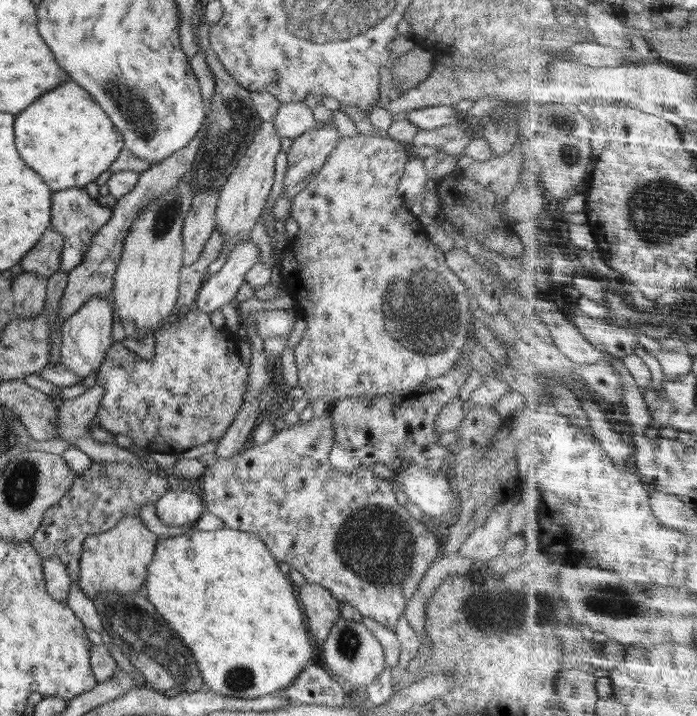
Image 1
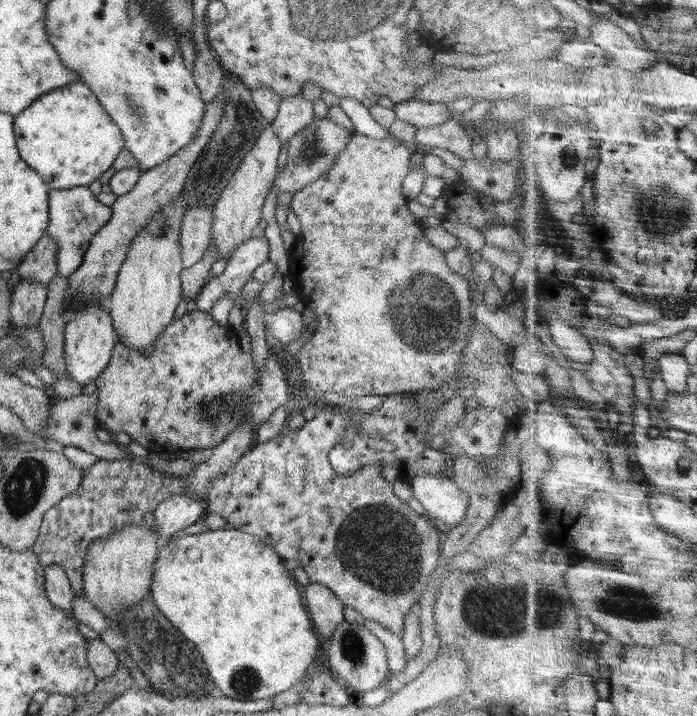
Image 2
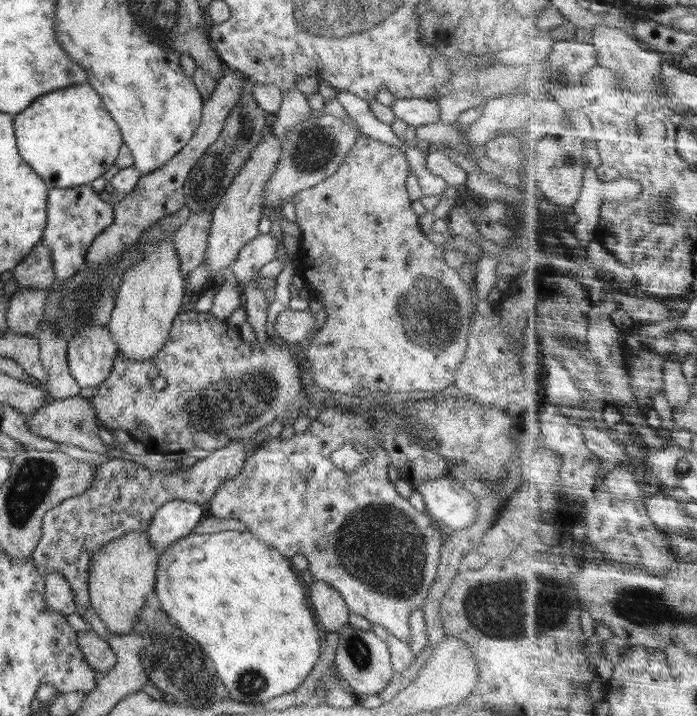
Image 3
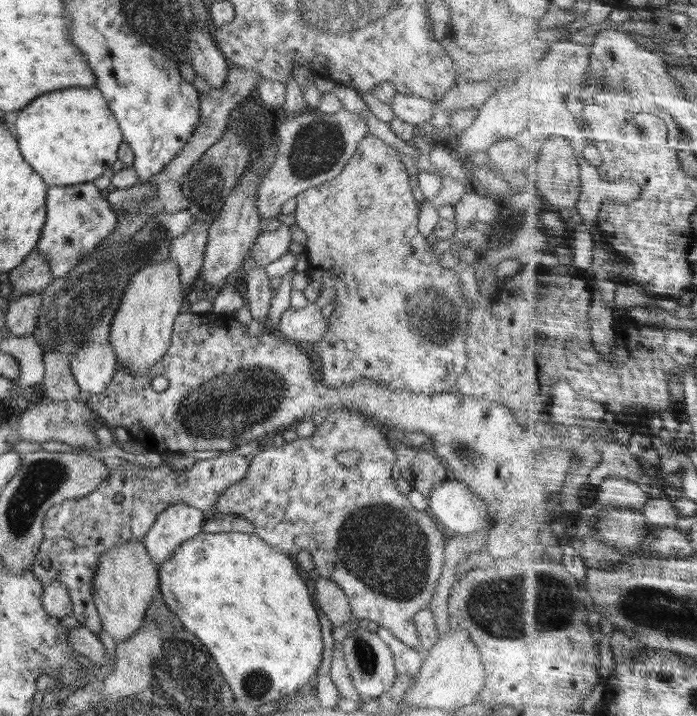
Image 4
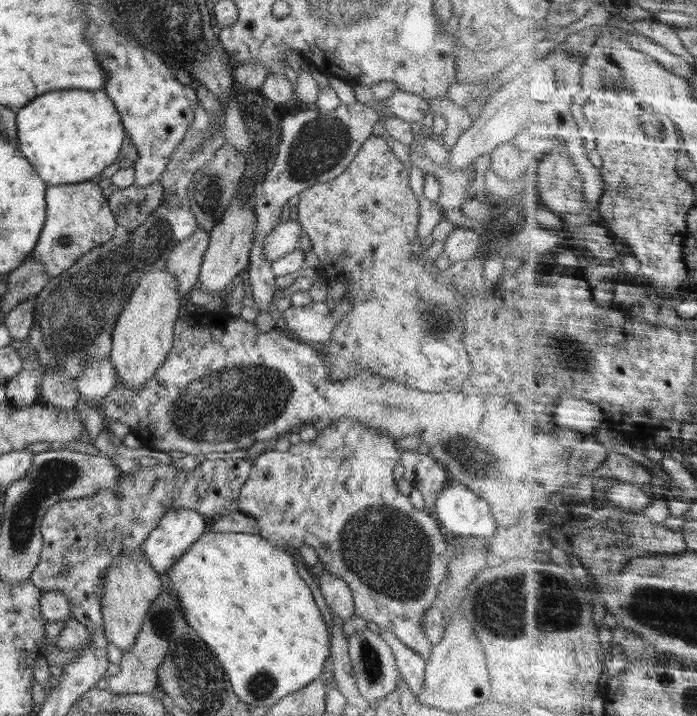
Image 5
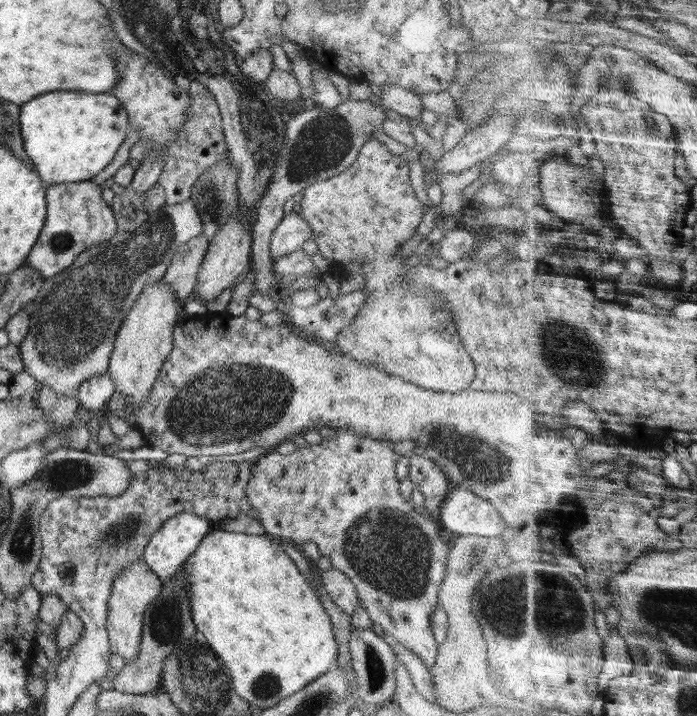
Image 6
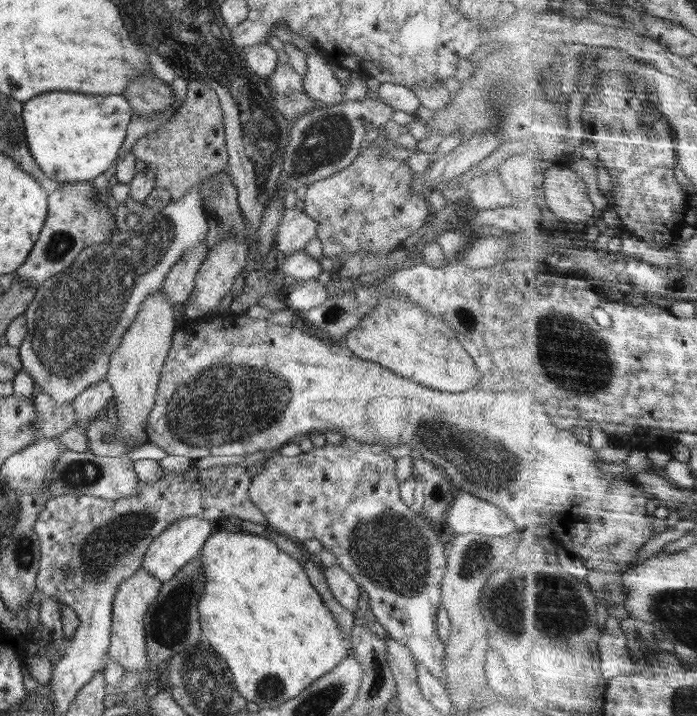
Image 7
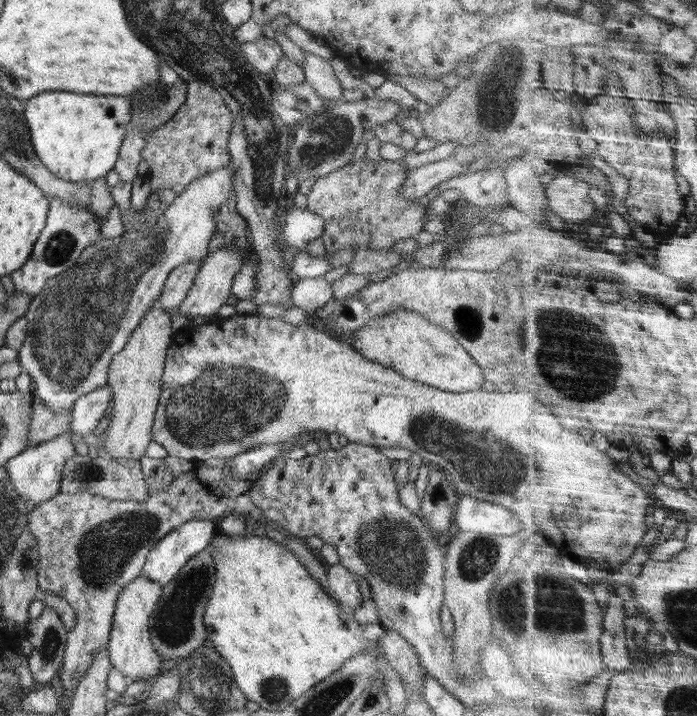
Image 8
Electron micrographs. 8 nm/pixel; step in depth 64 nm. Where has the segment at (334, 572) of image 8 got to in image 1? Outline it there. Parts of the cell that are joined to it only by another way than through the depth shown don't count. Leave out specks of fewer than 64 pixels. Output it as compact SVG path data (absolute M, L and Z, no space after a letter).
M306 583L296 587L297 598L306 616L310 639L324 642L330 636L332 626L341 617L340 602L324 587Z

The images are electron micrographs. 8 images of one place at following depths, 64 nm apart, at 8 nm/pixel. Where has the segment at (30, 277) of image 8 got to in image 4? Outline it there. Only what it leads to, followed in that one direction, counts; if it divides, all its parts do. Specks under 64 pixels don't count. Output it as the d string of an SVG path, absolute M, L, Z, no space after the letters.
M92 182L48 188L46 221L37 248L44 255L53 278L66 276L91 255L101 240L112 235L117 216Z

